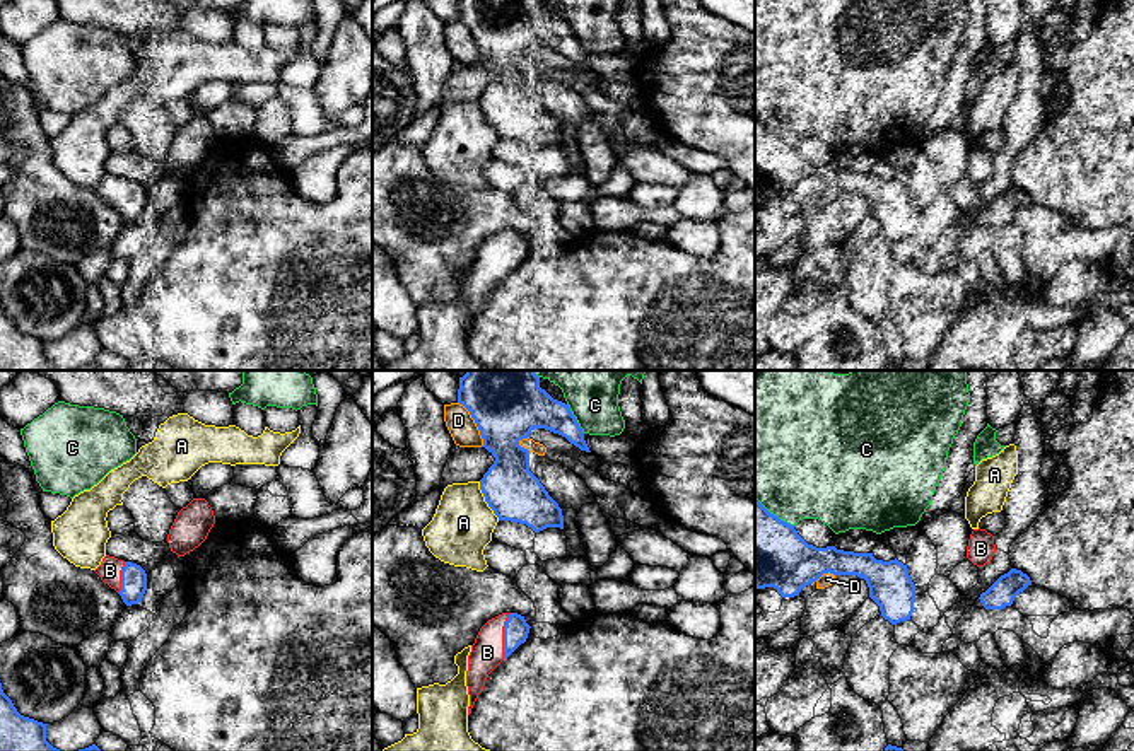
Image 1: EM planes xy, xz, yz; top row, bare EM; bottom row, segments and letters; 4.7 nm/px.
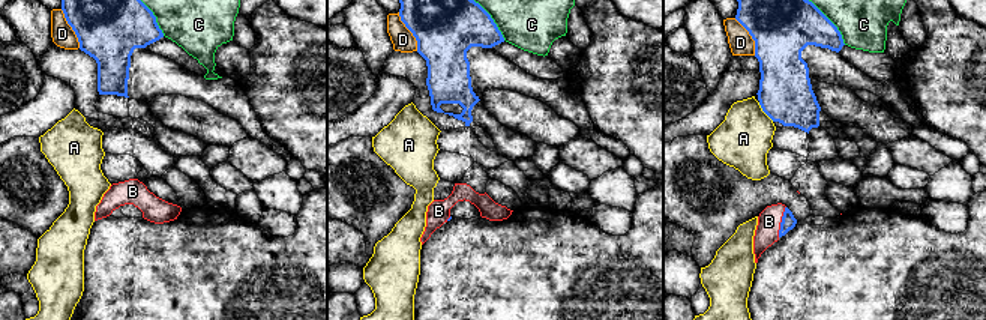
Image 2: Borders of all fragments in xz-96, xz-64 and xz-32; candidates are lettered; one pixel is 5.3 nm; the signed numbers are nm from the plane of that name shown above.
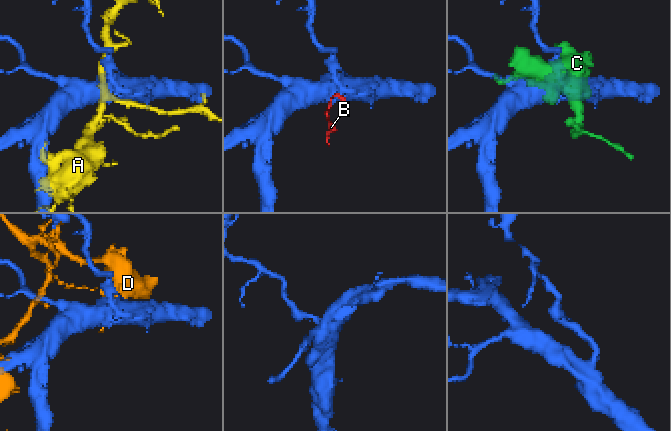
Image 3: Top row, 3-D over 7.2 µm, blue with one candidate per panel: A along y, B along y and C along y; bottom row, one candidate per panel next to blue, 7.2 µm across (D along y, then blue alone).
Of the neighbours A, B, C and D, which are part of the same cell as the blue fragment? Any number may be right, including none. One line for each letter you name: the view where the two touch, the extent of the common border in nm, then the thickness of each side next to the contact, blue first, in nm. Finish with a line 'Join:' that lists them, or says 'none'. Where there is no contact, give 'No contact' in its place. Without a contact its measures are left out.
B: Touches blue in xz. Shared border 220 nm. Thickness 120 nm (blue) against 160 nm
Join: B

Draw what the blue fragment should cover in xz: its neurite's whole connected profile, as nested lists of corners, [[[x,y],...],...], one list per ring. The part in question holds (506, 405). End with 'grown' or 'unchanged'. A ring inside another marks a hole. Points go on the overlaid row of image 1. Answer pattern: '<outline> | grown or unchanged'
[[[466,370],[459,377],[458,403],[475,420],[483,439],[482,447],[495,457],[480,480],[480,490],[499,521],[526,524],[535,533],[547,527],[564,529],[562,509],[529,471],[529,451],[521,447],[519,442],[528,439],[535,428],[545,428],[565,437],[581,451],[591,452],[569,405],[553,399],[541,389],[535,370]]] | unchanged

